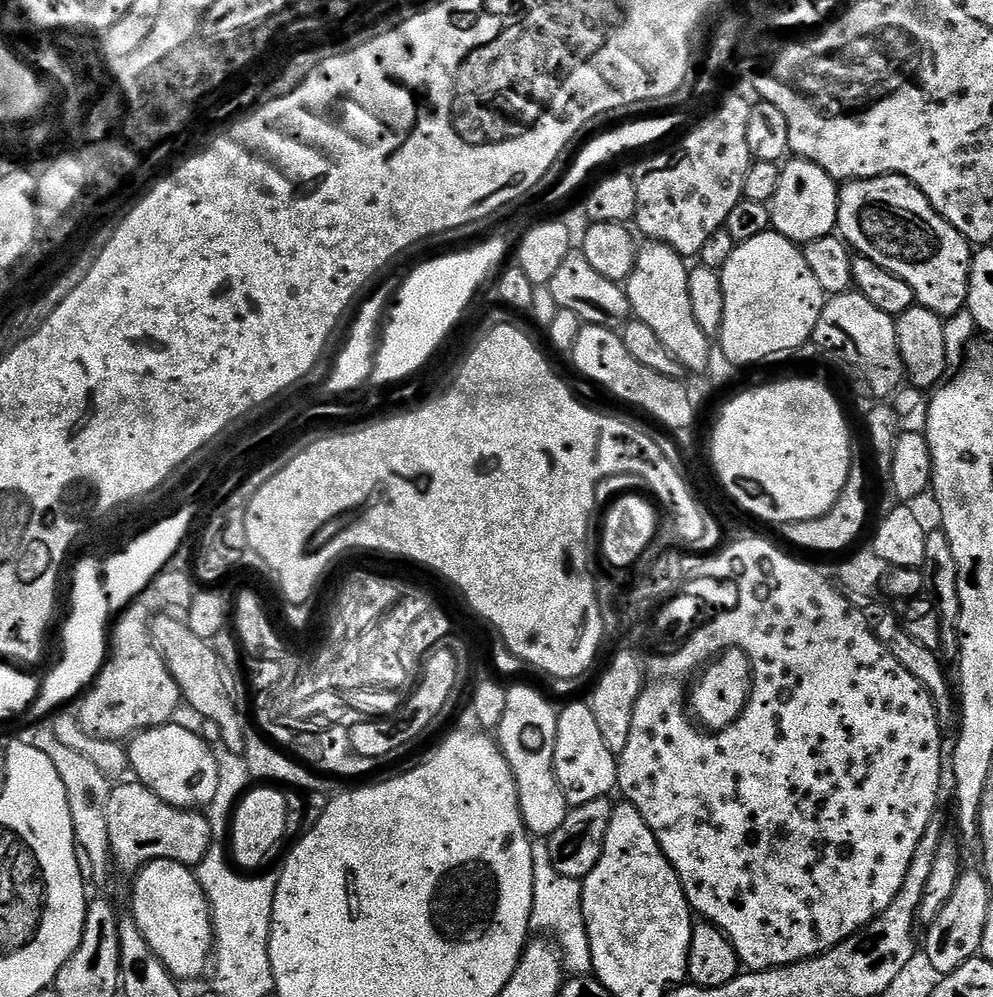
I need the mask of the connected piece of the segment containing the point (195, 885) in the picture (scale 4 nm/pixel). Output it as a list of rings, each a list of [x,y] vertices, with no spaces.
[[[176,858],[155,860],[135,873],[134,880],[136,885],[132,888],[130,909],[137,920],[138,930],[149,944],[150,950],[163,962],[166,970],[177,981],[196,980],[203,972],[205,975],[209,971],[210,961],[214,956],[212,911],[195,871],[189,865],[181,864]]]

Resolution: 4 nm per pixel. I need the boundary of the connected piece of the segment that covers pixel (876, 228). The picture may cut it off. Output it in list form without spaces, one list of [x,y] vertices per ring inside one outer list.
[[[904,176],[847,181],[840,188],[836,227],[849,249],[907,282],[919,307],[945,318],[966,308],[973,245],[934,210],[914,182]]]

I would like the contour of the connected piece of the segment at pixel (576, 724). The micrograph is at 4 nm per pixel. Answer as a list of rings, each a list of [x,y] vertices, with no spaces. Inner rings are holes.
[[[591,703],[568,704],[564,709],[561,707],[556,721],[558,734],[554,742],[554,770],[558,778],[558,786],[562,786],[562,794],[566,798],[569,809],[586,806],[586,802],[594,802],[594,798],[611,797],[617,791],[618,758],[610,754],[598,730],[598,721],[592,713]]]

